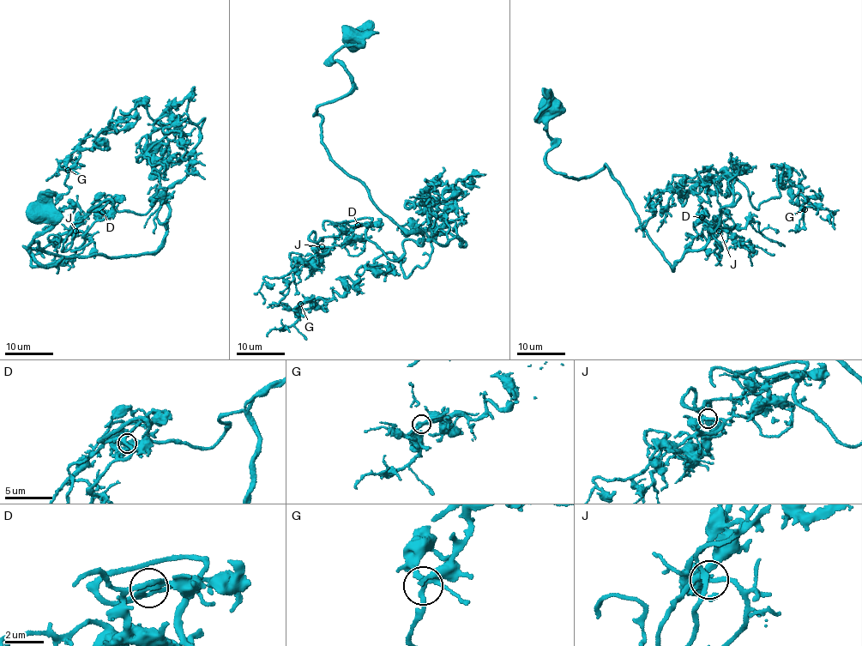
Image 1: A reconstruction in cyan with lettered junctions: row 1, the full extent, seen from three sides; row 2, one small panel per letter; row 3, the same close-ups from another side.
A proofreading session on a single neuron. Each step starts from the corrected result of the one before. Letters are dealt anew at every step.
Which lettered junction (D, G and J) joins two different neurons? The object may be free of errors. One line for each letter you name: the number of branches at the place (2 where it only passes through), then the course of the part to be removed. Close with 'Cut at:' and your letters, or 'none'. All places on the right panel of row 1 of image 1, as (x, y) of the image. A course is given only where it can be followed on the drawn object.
Cut at: none

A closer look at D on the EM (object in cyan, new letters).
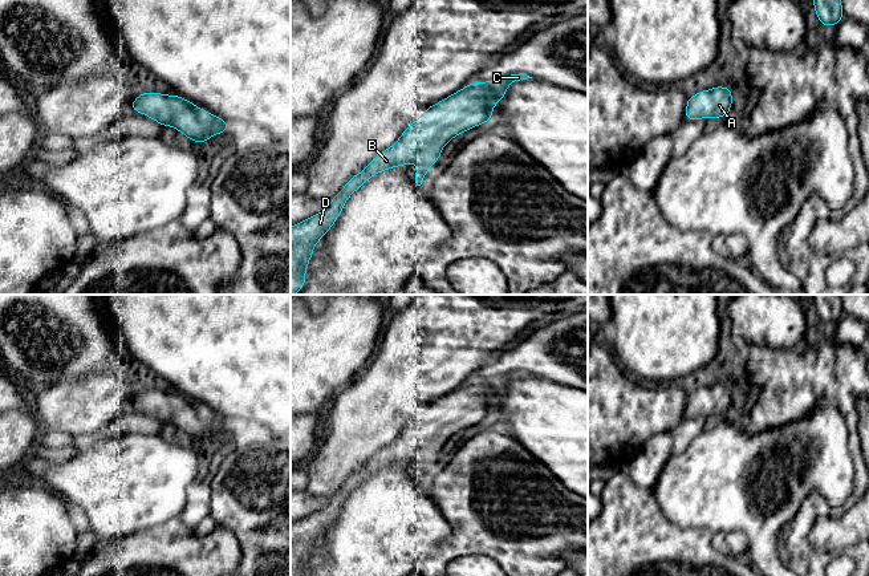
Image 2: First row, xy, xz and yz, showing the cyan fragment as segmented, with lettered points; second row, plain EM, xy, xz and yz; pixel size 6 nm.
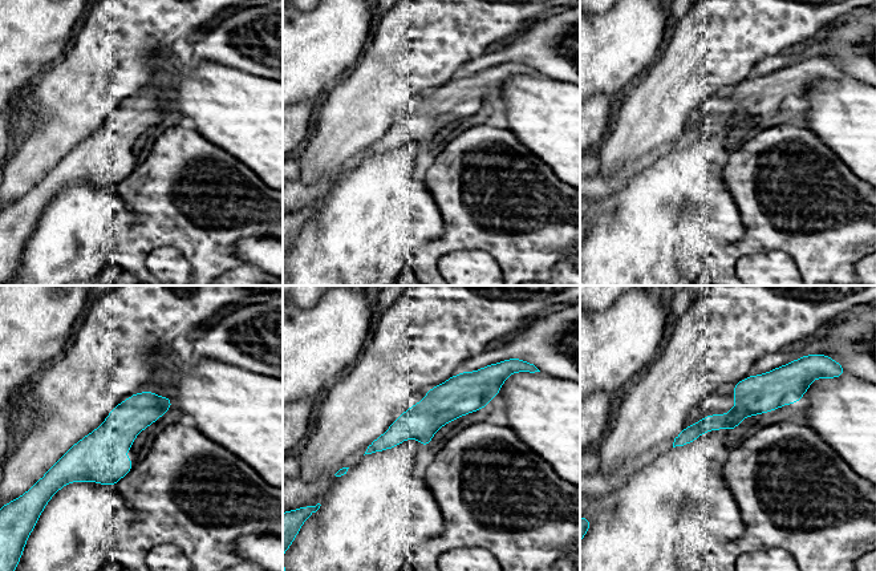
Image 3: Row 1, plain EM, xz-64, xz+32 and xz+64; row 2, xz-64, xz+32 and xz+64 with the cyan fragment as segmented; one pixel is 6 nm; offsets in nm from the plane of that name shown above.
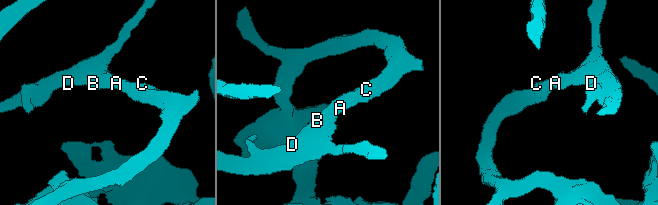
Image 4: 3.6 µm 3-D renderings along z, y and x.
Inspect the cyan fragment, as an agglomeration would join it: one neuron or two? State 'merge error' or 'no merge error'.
no merge error

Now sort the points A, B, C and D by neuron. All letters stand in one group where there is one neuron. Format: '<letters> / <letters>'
A B C D

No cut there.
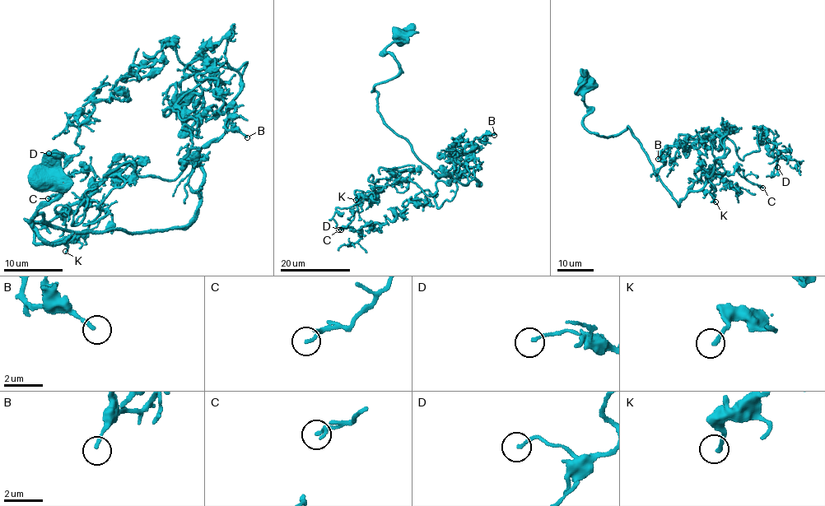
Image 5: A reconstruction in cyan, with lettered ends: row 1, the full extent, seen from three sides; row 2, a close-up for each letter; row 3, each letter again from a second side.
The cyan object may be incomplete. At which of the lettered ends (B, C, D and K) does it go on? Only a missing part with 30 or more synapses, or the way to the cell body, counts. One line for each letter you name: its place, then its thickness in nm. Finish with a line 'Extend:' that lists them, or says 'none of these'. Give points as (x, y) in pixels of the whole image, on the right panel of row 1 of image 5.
Extend: none of these

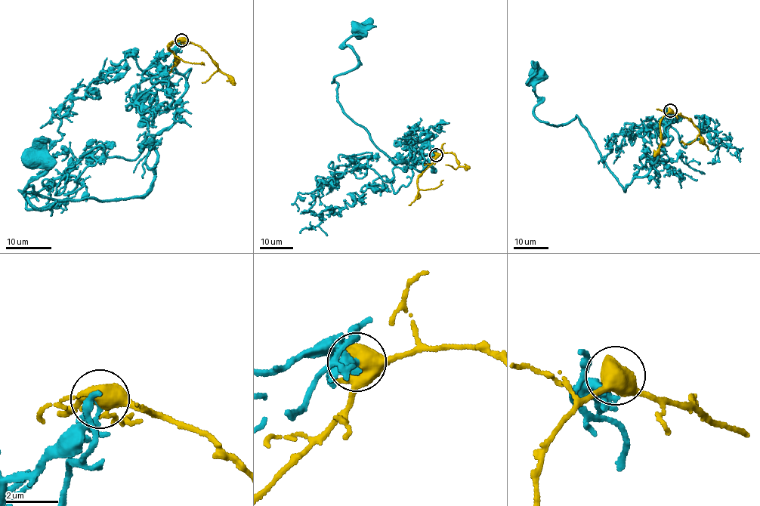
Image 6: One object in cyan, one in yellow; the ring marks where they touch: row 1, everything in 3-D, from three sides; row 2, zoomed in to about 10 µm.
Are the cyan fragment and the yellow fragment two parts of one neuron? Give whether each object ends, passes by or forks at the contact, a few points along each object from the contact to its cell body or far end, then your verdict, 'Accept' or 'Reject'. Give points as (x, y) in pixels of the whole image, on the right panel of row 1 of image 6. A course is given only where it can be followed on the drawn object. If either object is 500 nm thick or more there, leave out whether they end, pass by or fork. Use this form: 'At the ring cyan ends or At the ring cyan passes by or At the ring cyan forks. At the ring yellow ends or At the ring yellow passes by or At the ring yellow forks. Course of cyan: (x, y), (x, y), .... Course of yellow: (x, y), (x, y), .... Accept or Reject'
At the ring cyan ends. At the ring yellow forks. Course of cyan: (670, 110), (668, 139), (656, 162), (623, 189), (577, 116), (557, 127), (537, 118), (536, 77). Course of yellow: (670, 110), (688, 118), (697, 129), (699, 134), (692, 143), (688, 144), (680, 142). Reject

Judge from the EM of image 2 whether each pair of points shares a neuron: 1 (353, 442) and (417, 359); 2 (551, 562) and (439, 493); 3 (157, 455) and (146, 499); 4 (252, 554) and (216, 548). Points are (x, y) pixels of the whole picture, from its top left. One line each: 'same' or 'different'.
1: same
2: same
3: same
4: different

